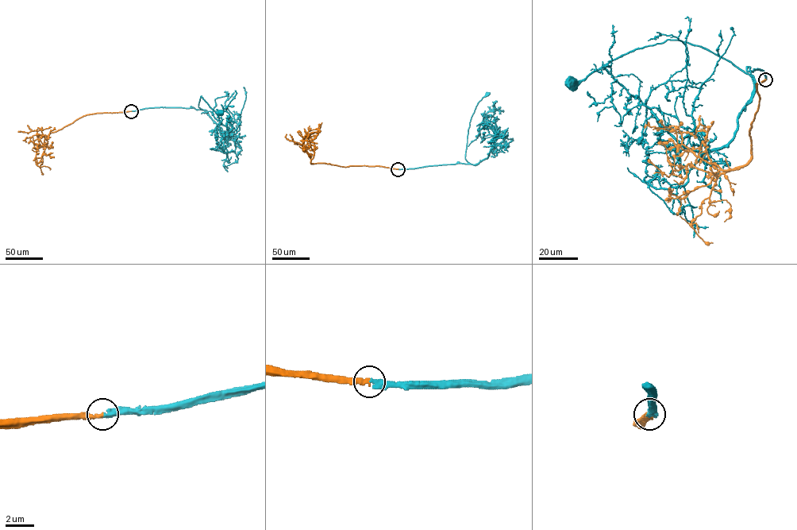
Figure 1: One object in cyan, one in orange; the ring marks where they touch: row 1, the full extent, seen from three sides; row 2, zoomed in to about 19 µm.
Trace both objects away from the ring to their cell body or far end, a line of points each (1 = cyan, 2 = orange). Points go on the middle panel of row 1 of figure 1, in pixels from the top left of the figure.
1: (398, 168), (459, 162), (470, 164), (465, 156), (470, 120), (478, 102), (487, 94)
2: (398, 168), (311, 164), (302, 140), (317, 131), (319, 124)

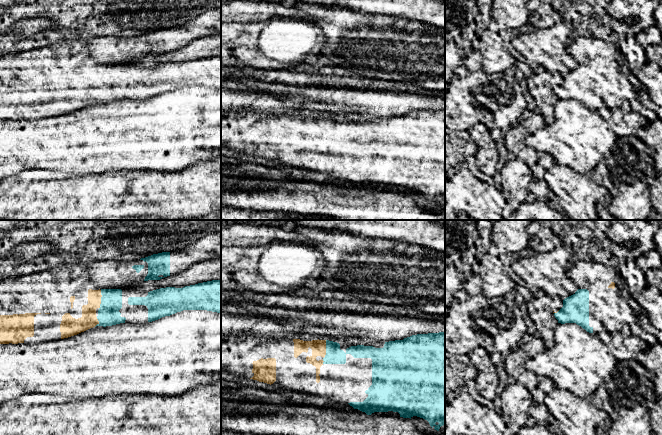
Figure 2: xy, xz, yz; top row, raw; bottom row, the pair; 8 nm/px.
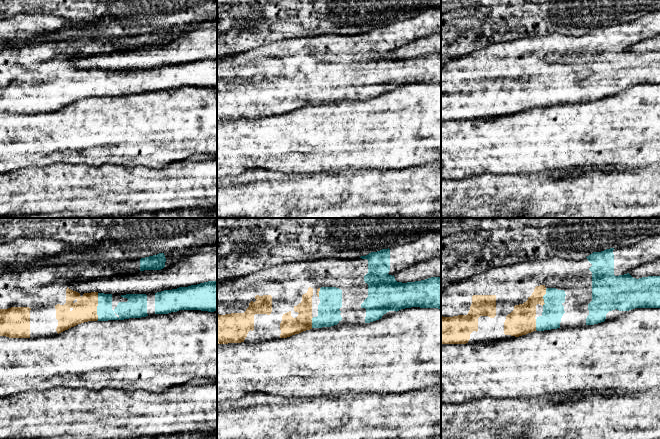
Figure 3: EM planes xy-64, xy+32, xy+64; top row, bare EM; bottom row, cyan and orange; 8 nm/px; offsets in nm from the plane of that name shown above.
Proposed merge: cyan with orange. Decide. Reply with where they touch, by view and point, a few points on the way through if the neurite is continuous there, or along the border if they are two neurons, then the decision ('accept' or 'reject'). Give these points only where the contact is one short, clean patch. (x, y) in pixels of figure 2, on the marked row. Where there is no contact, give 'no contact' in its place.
xz (326, 352) | across xz (334, 355), (326, 352), (318, 347) | accept

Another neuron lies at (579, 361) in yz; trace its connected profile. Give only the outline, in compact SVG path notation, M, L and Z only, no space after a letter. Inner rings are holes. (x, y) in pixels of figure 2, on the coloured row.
M558 323L554 337L555 345L528 358L525 368L538 377L550 378L556 388L566 389L579 397L590 399L615 369L617 360L598 334L589 333L576 323Z

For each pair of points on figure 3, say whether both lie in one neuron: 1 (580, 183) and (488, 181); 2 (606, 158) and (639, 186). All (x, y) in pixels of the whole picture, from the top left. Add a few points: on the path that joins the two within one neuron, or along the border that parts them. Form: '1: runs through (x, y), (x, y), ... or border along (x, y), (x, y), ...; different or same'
1: runs through (557, 186), (511, 185); same
2: border along (643, 167), (615, 170); different

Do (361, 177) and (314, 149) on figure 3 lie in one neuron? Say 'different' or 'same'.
different

